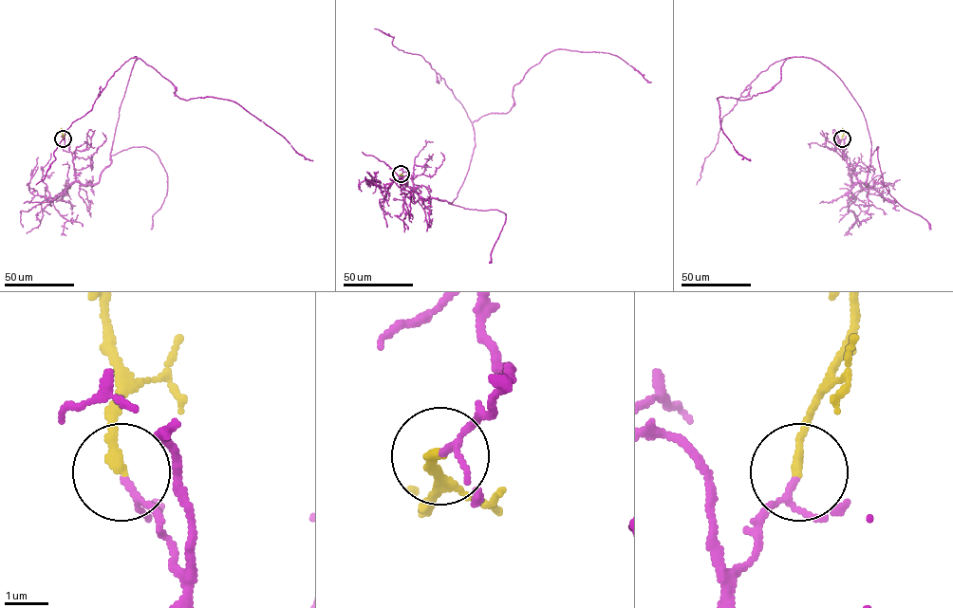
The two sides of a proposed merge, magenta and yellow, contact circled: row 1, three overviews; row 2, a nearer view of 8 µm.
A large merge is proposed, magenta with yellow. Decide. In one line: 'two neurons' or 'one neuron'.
one neuron

